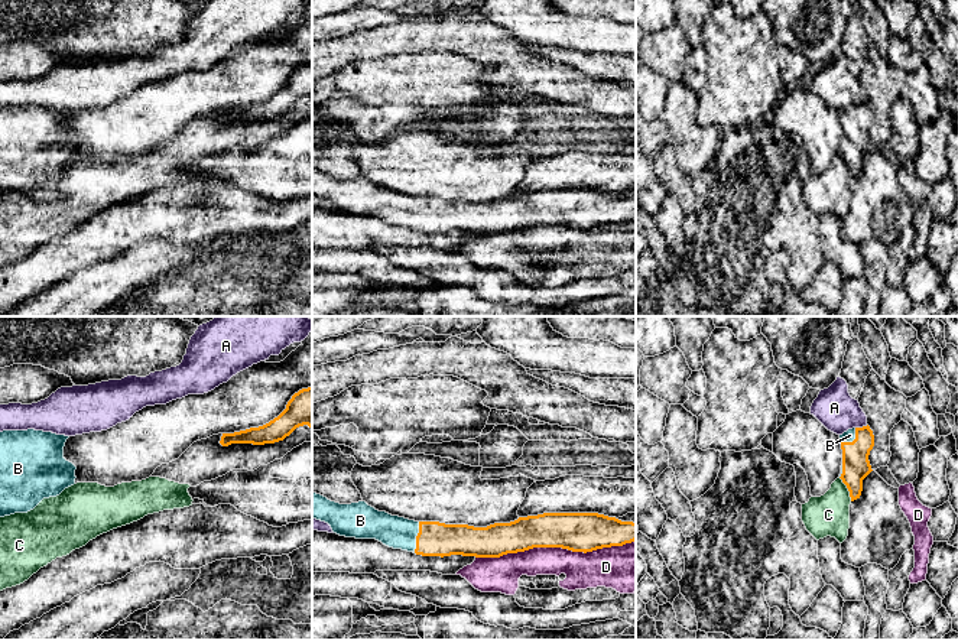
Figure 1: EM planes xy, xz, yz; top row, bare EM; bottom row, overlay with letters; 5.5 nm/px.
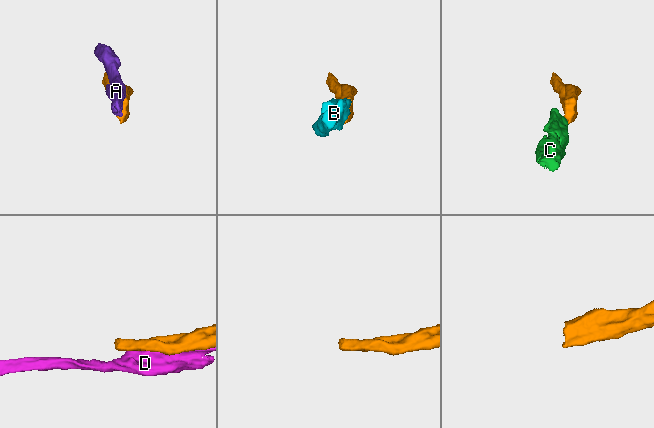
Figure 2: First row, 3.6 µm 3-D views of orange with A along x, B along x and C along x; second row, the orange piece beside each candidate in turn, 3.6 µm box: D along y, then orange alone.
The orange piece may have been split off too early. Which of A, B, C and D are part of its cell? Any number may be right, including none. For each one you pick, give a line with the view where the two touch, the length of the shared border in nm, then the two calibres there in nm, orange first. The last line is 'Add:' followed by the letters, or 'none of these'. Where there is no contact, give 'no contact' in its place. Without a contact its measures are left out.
B: contact in xz; length 180 nm; calibres 190 and 180 nm
Add: B

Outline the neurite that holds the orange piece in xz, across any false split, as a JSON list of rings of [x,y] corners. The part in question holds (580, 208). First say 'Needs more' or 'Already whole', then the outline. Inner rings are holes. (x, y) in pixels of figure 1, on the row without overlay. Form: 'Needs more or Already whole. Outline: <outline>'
Needs more. Outline: [[[312,169],[312,194],[328,199],[332,208],[340,212],[376,215],[393,225],[441,234],[451,231],[500,234],[507,230],[525,228],[533,224],[562,224],[587,230],[603,224],[623,222],[636,217],[636,199],[621,198],[616,194],[598,189],[543,189],[519,194],[510,199],[474,204],[439,198],[415,198],[379,188],[366,178],[340,181],[316,169]]]

